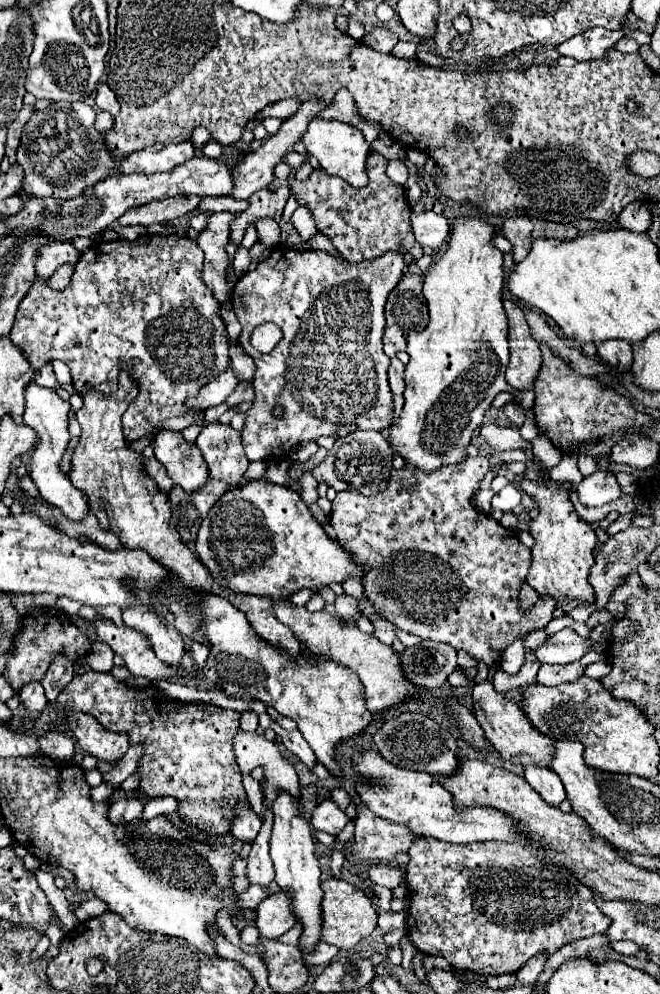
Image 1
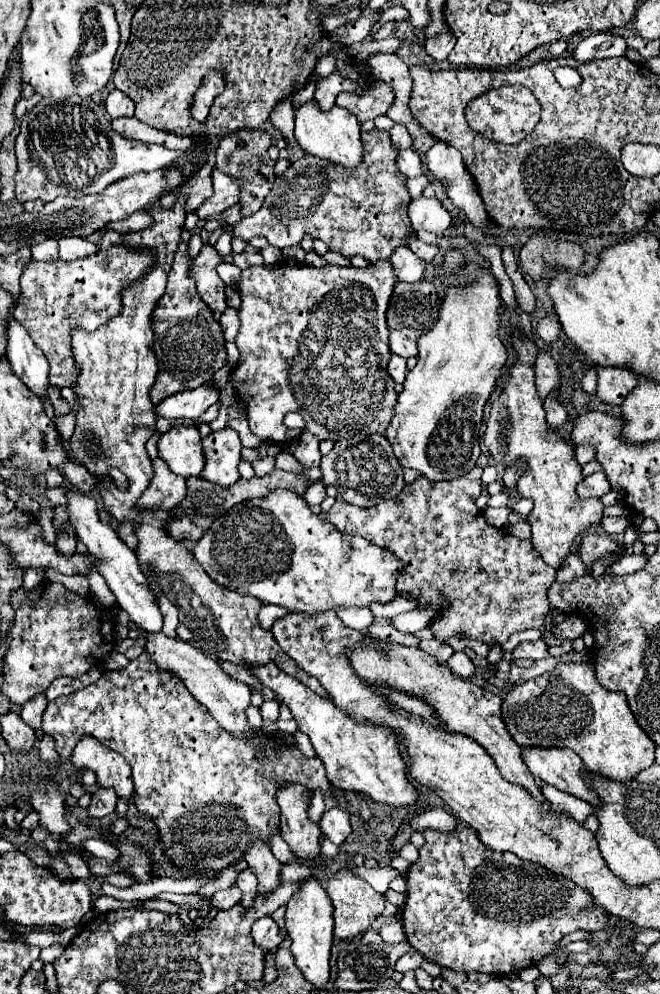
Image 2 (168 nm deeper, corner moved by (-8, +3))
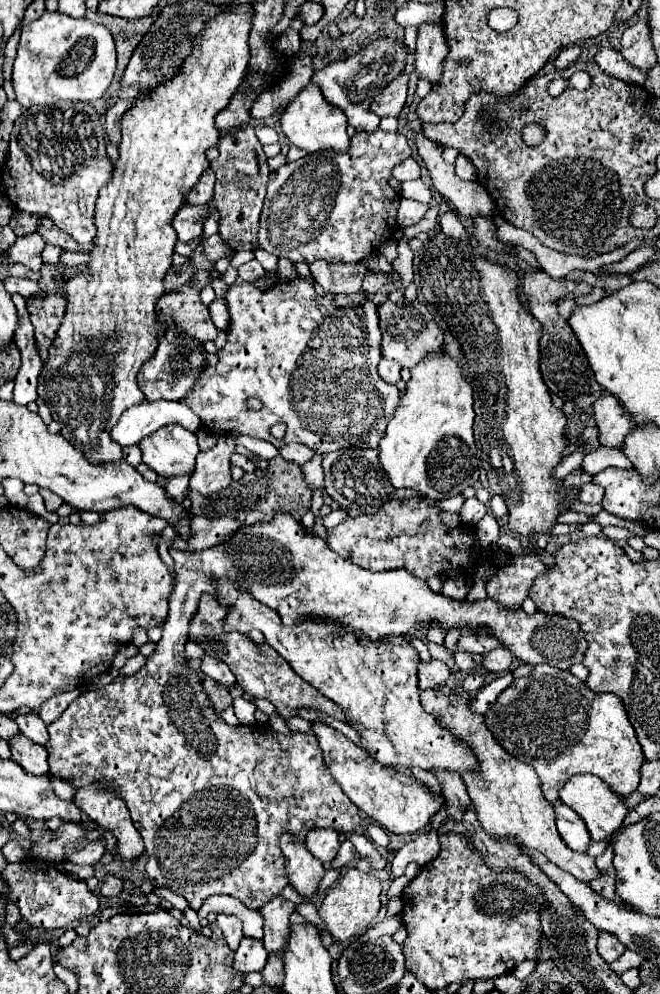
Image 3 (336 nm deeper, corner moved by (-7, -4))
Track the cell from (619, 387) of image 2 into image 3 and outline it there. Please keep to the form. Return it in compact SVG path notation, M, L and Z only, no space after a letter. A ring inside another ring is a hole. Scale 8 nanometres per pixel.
M602 394L594 404L594 420L598 426L598 442L606 448L620 450L632 426L628 426L628 418L624 418L624 410L620 410L616 398L612 400L610 394Z

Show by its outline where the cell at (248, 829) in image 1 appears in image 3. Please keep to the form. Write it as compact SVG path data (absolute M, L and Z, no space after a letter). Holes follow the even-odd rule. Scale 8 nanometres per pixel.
M284 896L272 898L266 906L262 906L262 916L264 916L264 948L268 954L276 952L278 956L284 956L284 950L288 946L290 938L290 914L296 910L296 904L286 900Z

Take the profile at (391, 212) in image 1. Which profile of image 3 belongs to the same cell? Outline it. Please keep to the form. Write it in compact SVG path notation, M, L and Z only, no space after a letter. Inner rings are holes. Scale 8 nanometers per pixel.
M376 128L374 132L358 132L350 140L346 152L338 150L320 150L318 154L306 154L302 160L286 162L282 168L274 170L268 180L266 192L266 216L260 218L260 248L266 252L288 258L290 262L360 262L394 236L396 224L396 206L400 196L388 186L392 168L412 154L406 136L400 132L384 132Z

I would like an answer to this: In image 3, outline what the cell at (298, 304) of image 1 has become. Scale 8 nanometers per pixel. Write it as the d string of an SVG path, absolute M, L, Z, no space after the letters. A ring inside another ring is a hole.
M298 278L296 282L278 282L266 292L260 292L254 284L238 282L230 286L226 300L232 314L228 342L216 354L218 364L204 366L196 386L184 398L184 404L200 416L204 428L214 434L240 432L272 442L276 448L298 442L316 450L318 454L342 448L378 448L400 396L398 388L386 384L376 372L376 366L382 358L382 332L378 328L378 310L362 292L316 296L312 278ZM250 396L262 400L262 410L246 410L246 398ZM278 422L288 426L282 440L276 440L270 434L270 426Z

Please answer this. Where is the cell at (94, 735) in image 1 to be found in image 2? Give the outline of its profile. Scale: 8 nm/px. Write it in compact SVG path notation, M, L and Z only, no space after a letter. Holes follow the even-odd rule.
M85 735L75 751L71 761L75 767L91 769L97 775L97 781L103 787L113 787L117 789L119 797L131 797L133 793L133 781L131 781L131 767L129 761L119 755L117 751L105 747L91 735Z

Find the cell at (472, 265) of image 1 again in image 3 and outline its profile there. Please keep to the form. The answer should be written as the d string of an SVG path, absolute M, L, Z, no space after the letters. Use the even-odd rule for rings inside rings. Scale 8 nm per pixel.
M446 352L424 358L412 368L406 394L378 446L378 458L390 484L396 490L418 490L420 496L432 500L460 496L462 490L474 486L480 474L472 436L474 416L472 386L464 380L458 364Z

